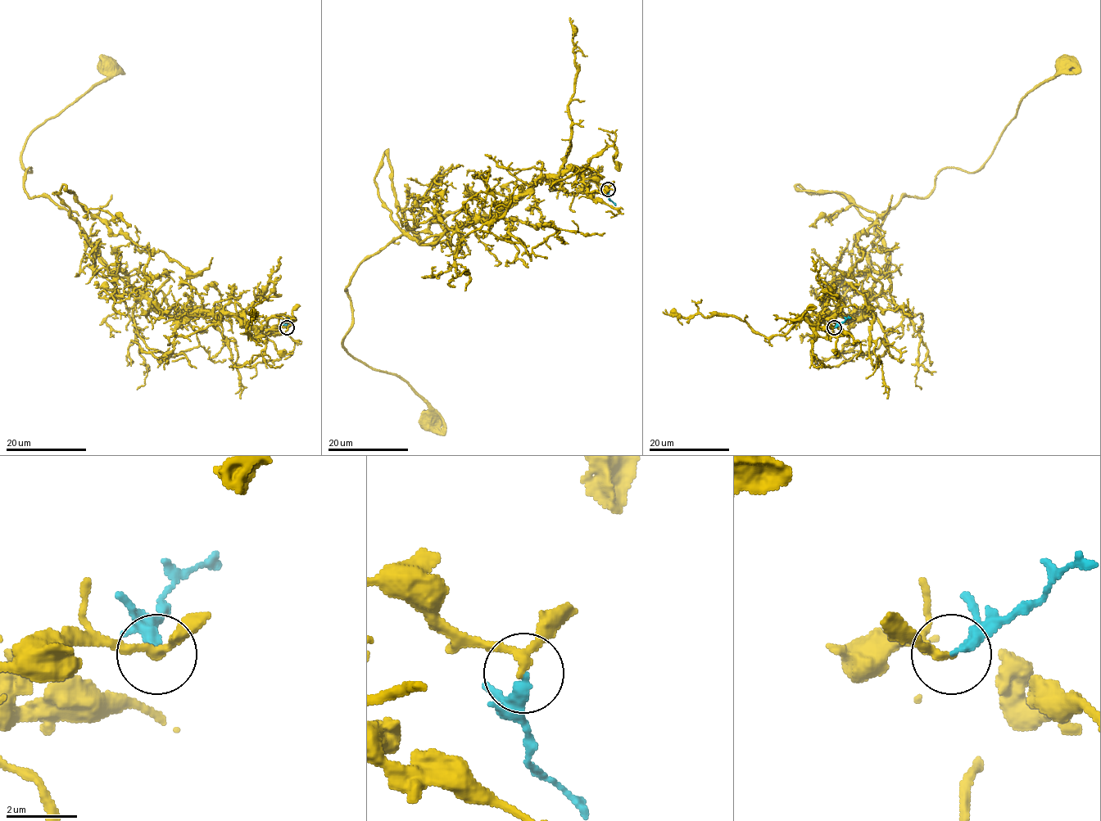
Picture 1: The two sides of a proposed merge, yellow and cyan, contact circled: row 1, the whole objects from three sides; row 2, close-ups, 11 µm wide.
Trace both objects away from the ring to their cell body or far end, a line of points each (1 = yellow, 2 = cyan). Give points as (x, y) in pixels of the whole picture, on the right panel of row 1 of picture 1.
1: (834, 327), (815, 324), (861, 318), (887, 272), (883, 217), (942, 169), (975, 172), (1066, 65)
2: (834, 327), (851, 318)

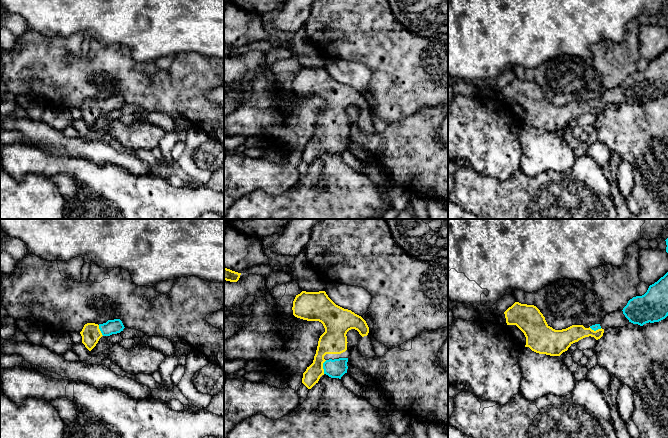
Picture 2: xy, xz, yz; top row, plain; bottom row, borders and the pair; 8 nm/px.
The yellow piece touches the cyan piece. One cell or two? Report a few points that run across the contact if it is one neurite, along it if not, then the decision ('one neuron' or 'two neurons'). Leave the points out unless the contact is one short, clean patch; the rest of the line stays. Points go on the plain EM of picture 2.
xz (334, 116), (321, 129), (322, 143), (336, 144) | one neuron

